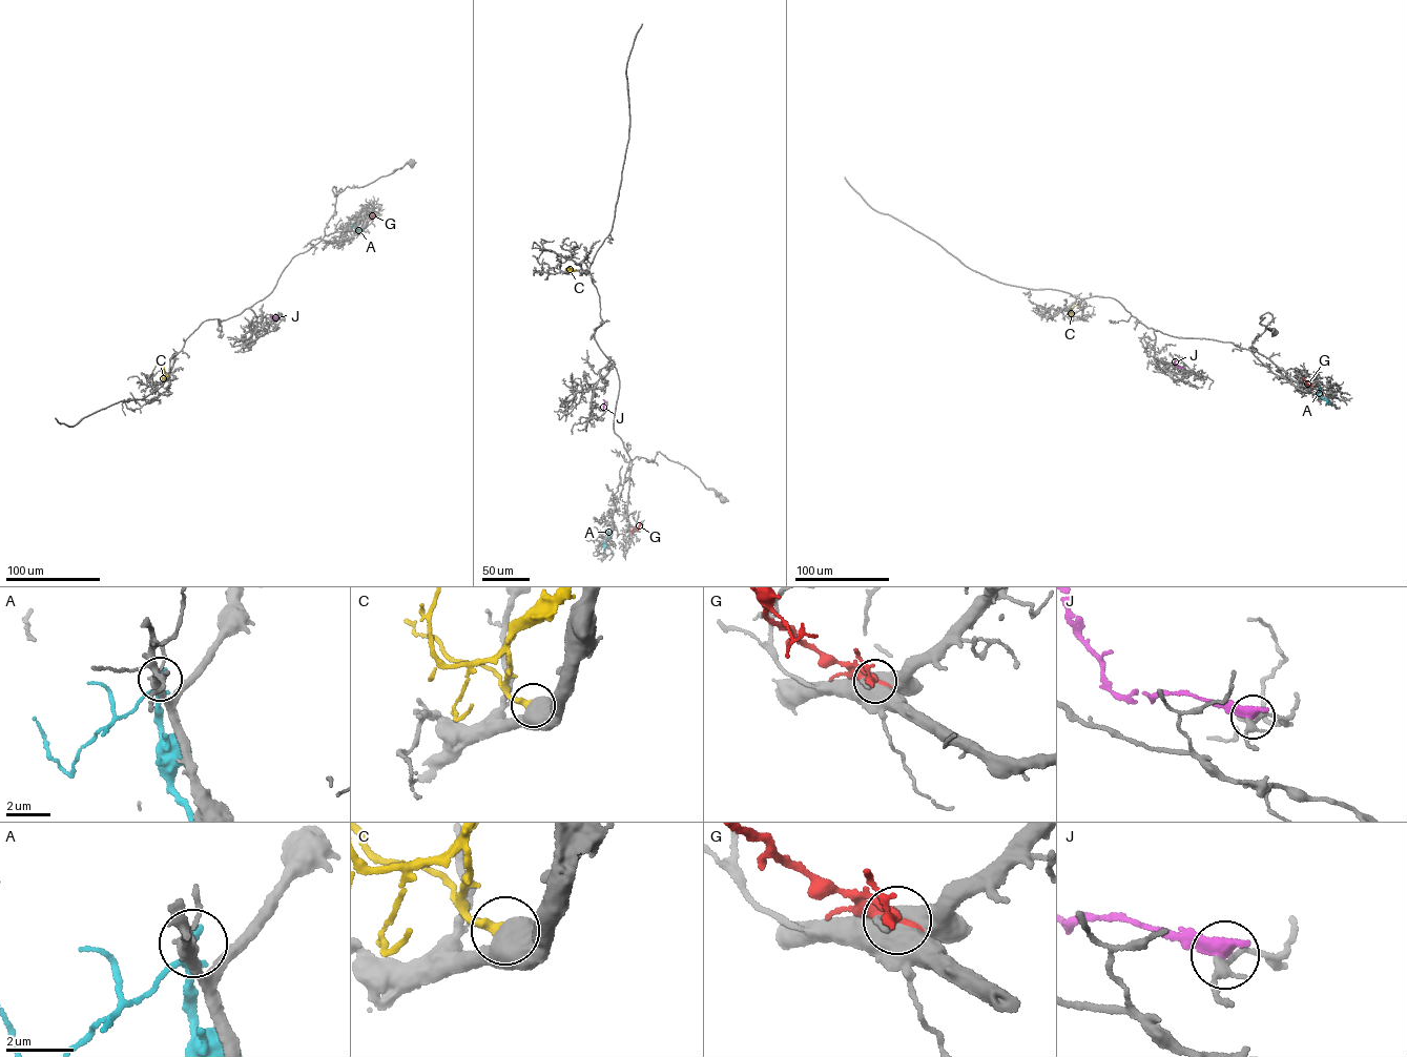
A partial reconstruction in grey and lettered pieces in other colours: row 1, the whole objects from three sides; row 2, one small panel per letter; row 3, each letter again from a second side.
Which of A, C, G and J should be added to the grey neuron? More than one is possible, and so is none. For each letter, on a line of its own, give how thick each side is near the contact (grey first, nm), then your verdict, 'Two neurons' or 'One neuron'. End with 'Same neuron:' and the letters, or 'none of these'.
A: Thickness 200 nm (grey) against 240 nm. Two neurons
C: Thickness 500 nm (grey) against 360 nm. Two neurons
G: Thickness 550 nm (grey) against 360 nm. Two neurons
J: Thickness 220 nm (grey) against 500 nm. Two neurons
Same neuron: none of these

